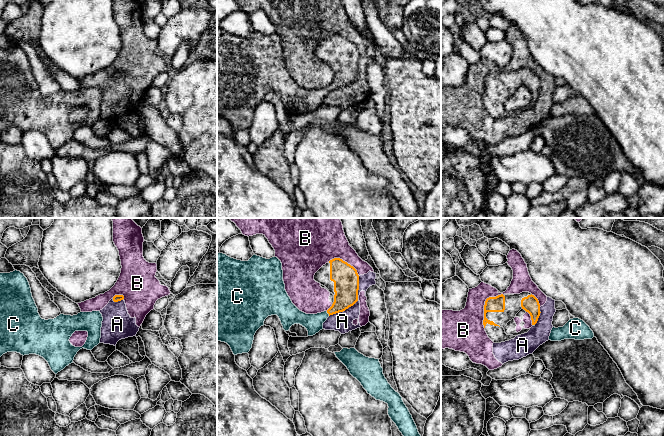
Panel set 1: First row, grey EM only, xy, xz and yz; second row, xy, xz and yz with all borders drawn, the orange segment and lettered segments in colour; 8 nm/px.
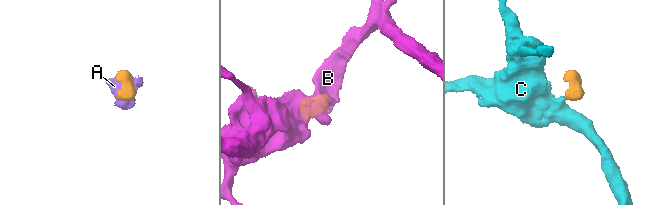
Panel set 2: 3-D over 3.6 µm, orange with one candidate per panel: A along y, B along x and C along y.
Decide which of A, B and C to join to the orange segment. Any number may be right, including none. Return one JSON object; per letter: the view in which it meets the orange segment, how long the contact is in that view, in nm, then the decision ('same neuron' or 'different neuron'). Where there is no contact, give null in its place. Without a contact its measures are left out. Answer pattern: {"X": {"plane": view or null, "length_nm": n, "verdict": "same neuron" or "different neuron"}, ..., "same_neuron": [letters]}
{"A": {"plane": "xz", "length_nm": 400, "verdict": "different neuron"}, "B": {"plane": "yz", "length_nm": 320, "verdict": "different neuron"}, "C": {"plane": "xz", "length_nm": 50, "verdict": "same neuron"}, "same_neuron": ["C"]}

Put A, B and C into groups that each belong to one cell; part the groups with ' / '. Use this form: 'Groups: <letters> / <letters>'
Groups: A B / C

